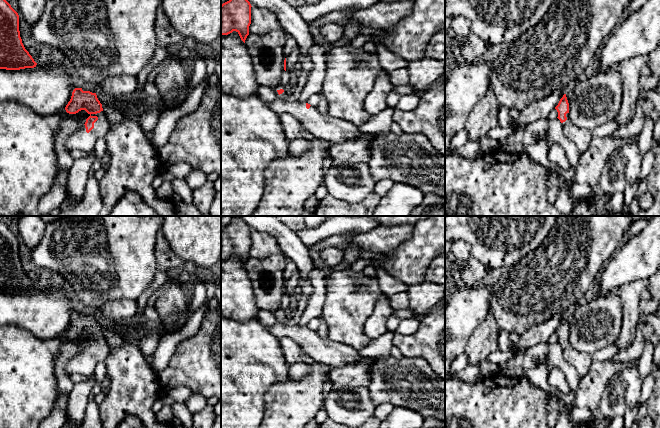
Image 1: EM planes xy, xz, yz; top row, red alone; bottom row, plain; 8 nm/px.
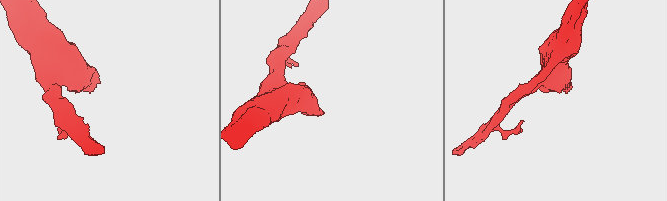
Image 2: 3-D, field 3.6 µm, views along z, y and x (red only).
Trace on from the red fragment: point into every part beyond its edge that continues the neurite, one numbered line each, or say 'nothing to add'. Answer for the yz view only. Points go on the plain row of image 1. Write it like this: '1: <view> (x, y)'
1: yz (580, 361)

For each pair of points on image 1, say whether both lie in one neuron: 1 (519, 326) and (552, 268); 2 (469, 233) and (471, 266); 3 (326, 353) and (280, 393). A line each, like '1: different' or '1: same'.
1: same
2: different
3: different

